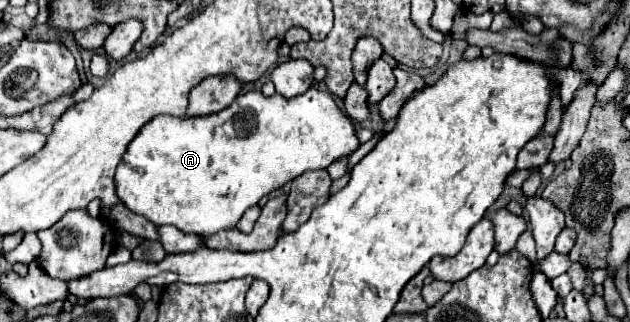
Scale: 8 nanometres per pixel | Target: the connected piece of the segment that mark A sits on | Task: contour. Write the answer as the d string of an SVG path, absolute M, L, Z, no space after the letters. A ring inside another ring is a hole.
M312 87L312 89L306 91L304 95L298 95L298 97L294 97L294 99L288 101L288 99L284 99L284 97L278 95L278 93L274 93L272 97L264 97L260 91L248 91L248 93L238 95L238 97L234 99L234 103L232 103L230 107L222 109L220 113L212 113L212 115L204 115L204 117L166 117L166 115L158 115L156 119L152 119L150 123L146 123L146 125L138 131L138 135L134 137L134 141L128 145L128 149L126 149L126 153L124 153L124 157L122 157L122 161L118 163L118 169L116 169L116 173L114 173L114 185L116 185L116 195L118 195L120 203L126 205L130 211L148 217L156 227L174 225L174 227L178 227L178 229L184 231L184 233L212 235L212 233L216 233L216 231L220 231L220 229L236 227L238 219L242 217L242 213L244 213L248 207L256 205L262 197L266 197L266 195L270 195L272 191L284 187L288 181L296 179L296 177L302 175L304 171L310 171L310 169L326 169L326 167L332 165L334 161L338 161L338 159L348 157L350 153L354 153L354 151L358 149L358 145L360 145L360 141L358 141L358 137L356 137L354 123L338 109L338 105L336 105L336 101L332 99L330 93L324 93L324 91L318 91L318 89ZM240 117L242 117L242 121L248 121L248 127L242 129L242 137L240 137L240 135L228 135L228 133L224 131L224 125L226 125L230 119L236 121L236 119L240 119Z

